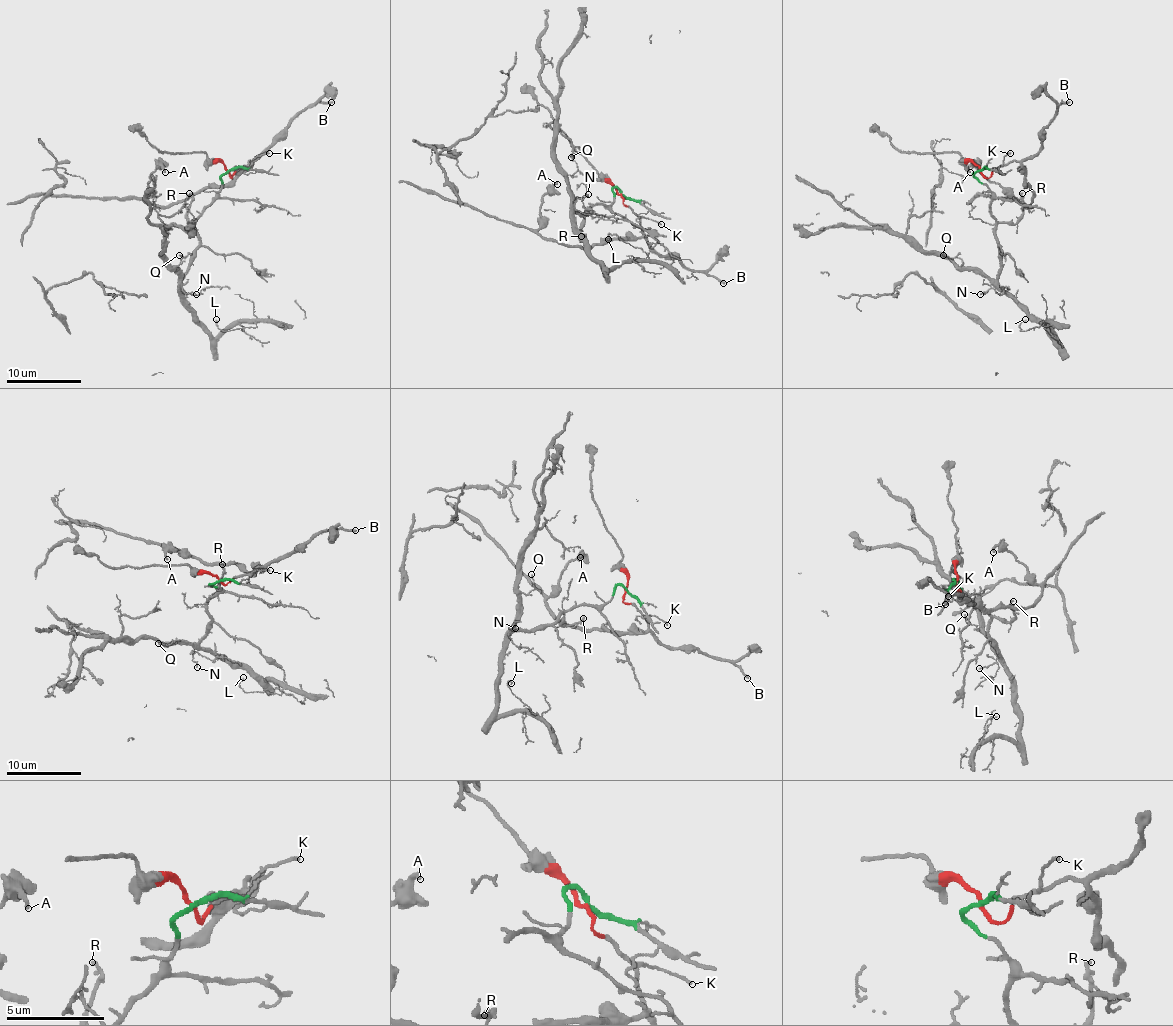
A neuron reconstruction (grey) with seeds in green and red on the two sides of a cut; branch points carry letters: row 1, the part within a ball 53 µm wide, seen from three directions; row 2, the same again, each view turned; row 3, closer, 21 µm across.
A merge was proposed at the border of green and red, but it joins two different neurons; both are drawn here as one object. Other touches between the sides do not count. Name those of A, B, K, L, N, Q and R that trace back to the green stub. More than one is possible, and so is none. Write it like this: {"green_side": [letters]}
{"green_side": ["L", "N", "Q", "R"]}

